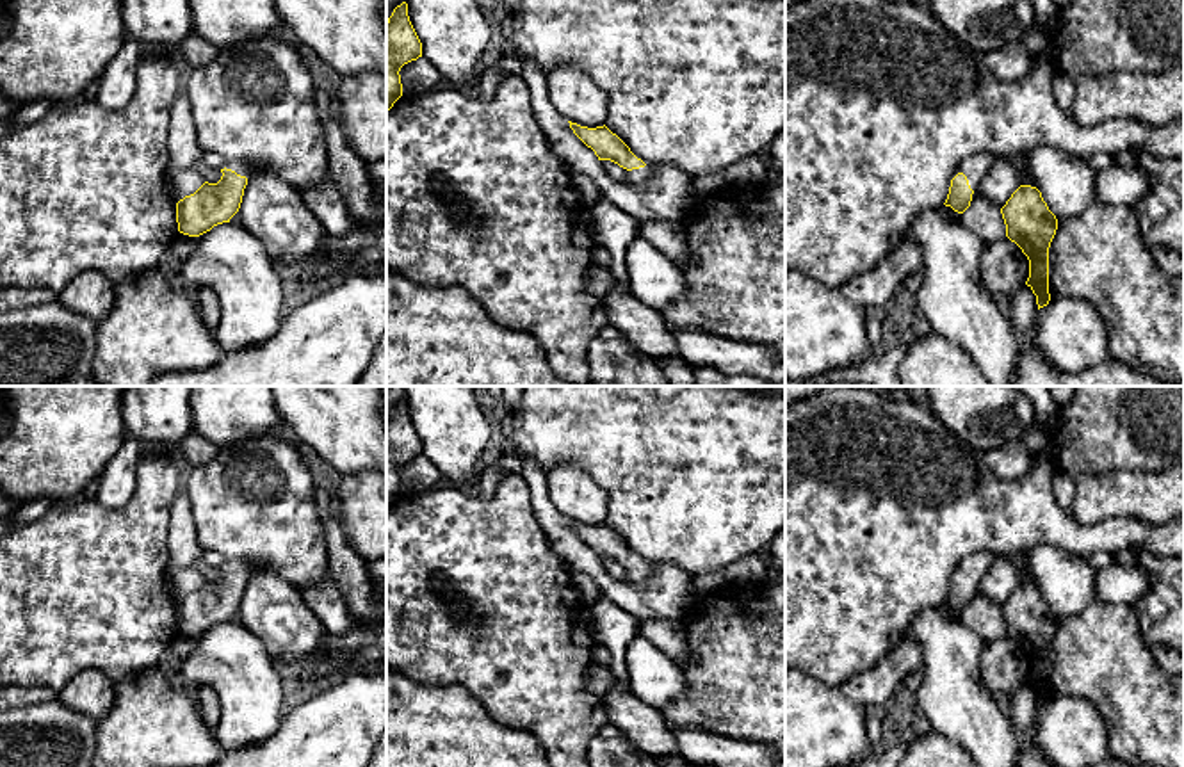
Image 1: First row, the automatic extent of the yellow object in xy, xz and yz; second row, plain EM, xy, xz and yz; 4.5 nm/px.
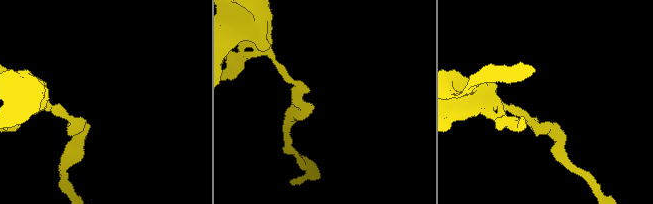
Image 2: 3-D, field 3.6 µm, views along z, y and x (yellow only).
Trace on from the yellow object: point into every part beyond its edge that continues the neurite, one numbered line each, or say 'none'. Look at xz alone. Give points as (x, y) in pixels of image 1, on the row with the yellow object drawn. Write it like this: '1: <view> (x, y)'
1: xz (636, 177)

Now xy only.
1: xy (243, 168)

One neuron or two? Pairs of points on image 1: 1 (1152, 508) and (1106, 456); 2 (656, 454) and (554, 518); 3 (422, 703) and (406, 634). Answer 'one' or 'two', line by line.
1: two
2: two
3: two

